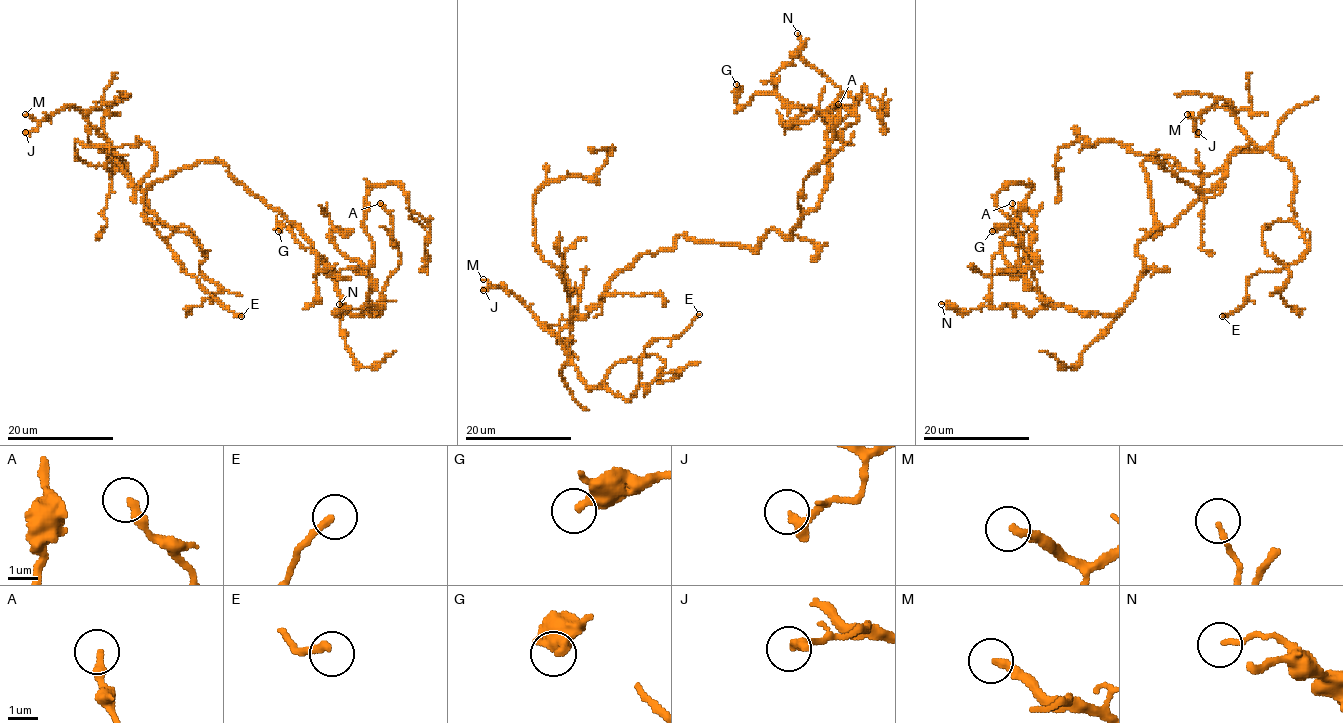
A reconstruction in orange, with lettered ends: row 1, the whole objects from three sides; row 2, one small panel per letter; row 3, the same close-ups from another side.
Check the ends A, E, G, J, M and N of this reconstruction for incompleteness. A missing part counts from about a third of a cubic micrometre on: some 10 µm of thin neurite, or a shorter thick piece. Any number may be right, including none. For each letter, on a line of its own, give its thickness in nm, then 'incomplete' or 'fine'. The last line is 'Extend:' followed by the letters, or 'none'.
A: calibre 320 nm; fine
E: calibre 240 nm; incomplete
G: calibre 320 nm; fine
J: calibre 340 nm; incomplete
M: calibre 260 nm; incomplete
N: calibre 150 nm; fine
Extend: E, J, M

